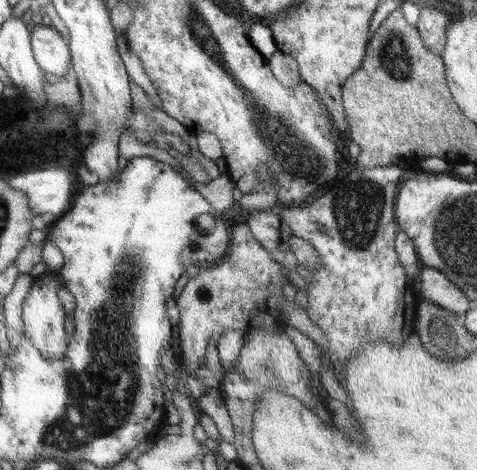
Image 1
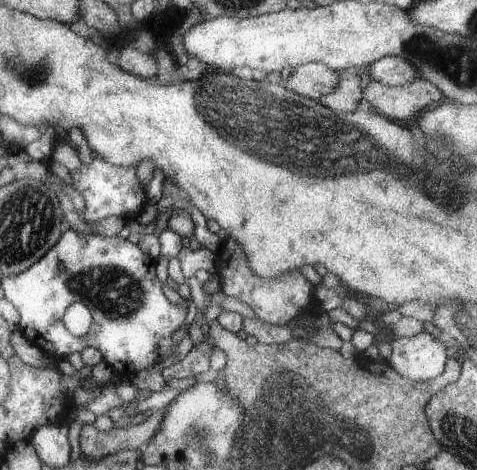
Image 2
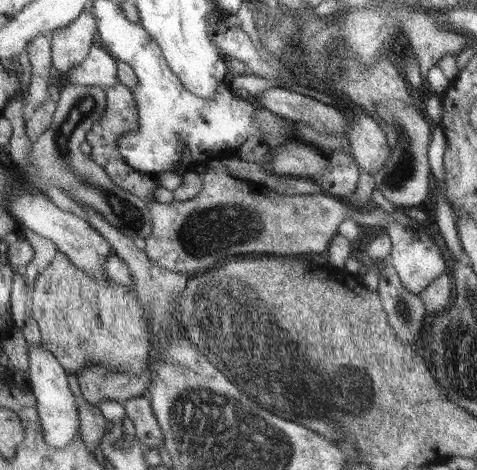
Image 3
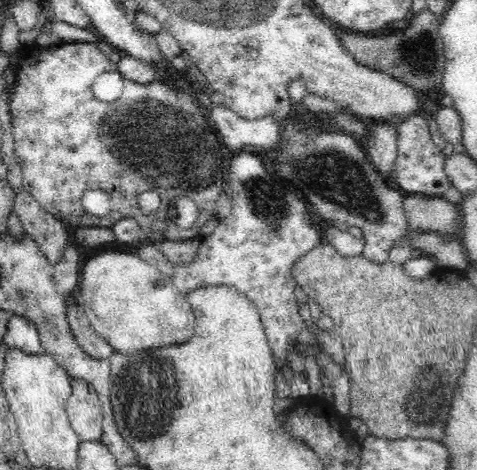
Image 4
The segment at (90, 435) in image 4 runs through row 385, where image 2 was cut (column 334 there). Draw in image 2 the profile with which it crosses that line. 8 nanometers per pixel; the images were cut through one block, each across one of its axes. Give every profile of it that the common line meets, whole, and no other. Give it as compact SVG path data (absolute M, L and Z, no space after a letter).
M303 64L295 68L285 80L281 80L281 86L289 92L295 92L309 100L319 100L321 96L331 94L337 88L339 74L335 70L329 70L325 64Z

